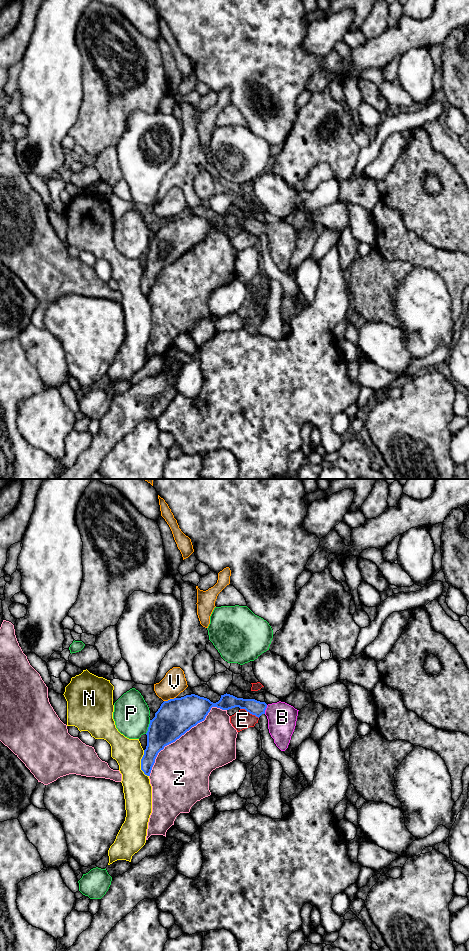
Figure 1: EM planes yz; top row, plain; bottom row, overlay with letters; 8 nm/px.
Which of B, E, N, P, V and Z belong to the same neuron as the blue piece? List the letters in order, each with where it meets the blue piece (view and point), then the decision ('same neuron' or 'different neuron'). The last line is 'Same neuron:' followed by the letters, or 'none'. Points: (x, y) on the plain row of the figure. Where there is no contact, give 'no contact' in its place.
B: yz (265, 229) | same neuron
E: yz (249, 232) | different neuron
N: yz (141, 284) | different neuron
P: yz (148, 247) | different neuron
V: yz (169, 220) | different neuron
Z: yz (182, 254) | different neuron
Same neuron: B

